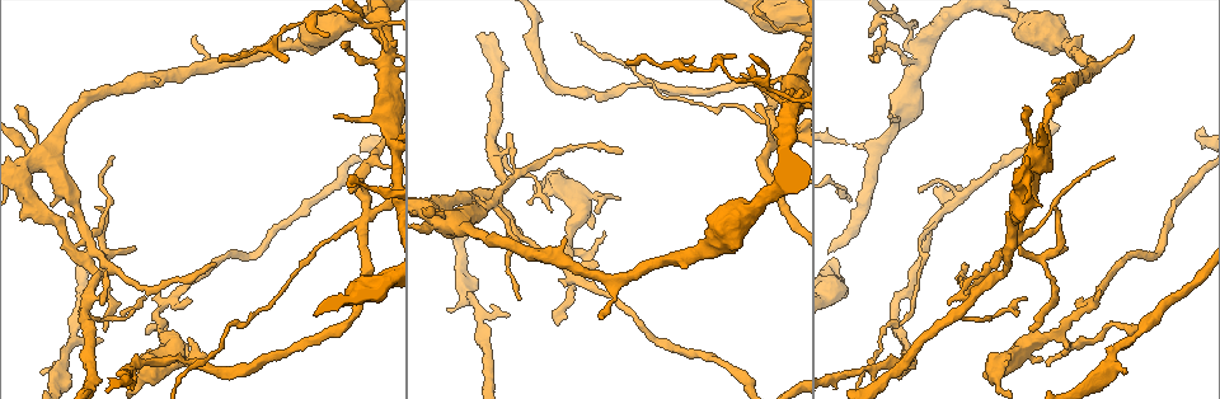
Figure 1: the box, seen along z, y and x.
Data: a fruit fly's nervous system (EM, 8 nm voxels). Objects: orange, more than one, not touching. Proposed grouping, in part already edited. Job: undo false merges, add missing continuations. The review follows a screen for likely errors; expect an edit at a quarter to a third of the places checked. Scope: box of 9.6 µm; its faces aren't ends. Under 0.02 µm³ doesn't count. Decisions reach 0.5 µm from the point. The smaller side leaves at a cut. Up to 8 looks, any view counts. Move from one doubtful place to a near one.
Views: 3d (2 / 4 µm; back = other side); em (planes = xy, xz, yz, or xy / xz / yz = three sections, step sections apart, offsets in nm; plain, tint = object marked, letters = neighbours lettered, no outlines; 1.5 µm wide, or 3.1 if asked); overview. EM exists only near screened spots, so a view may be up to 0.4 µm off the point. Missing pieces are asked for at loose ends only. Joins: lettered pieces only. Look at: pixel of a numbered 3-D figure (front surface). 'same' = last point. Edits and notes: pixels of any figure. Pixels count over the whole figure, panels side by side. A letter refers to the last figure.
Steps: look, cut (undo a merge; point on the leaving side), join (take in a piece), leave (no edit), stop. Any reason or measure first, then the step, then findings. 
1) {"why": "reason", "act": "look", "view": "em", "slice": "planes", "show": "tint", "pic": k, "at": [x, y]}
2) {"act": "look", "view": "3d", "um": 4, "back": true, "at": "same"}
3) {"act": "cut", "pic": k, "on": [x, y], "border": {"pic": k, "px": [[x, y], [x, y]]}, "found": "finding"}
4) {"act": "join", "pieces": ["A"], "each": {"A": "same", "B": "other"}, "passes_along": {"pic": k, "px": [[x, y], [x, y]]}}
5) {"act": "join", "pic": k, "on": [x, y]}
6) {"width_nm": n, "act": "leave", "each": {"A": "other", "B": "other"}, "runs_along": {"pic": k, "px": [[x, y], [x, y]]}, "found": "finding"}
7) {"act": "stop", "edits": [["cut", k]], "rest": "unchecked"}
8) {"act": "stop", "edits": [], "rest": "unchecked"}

{"why": "long arm stops here", "act": "look", "view": "3d", "um": 2, "pic": 1, "at": [519, 298]}

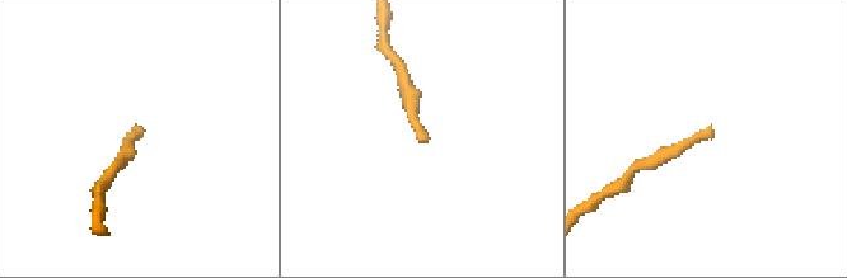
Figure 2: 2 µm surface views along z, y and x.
{"act": "look", "view": "em", "slice": "planes", "show": "letters", "pic": 2, "at": [137, 131]}

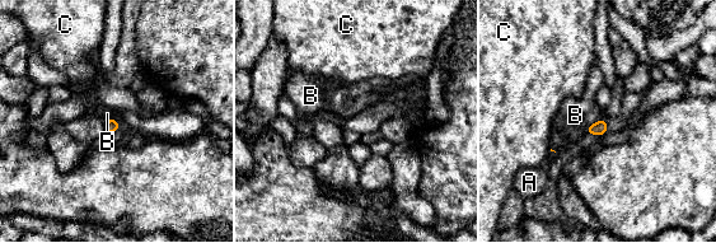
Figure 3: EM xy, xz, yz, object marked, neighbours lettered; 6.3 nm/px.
{"act": "leave", "each": {"A": "other", "B": "other", "C": "other"}, "border": {"pic": 3, "px": [[603, 116], [590, 124], [584, 132]]}, "found": "no lettered piece goes on from it"}

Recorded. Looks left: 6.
{"why": "branch stops here", "act": "look", "view": "3d", "um": 4, "pic": 1, "at": [619, 151]}

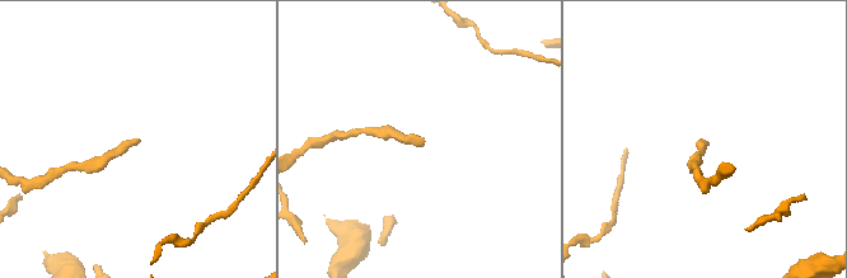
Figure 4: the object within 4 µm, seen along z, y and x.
{"why": "now the EM", "act": "look", "view": "em", "slice": "xz", "step": 4, "show": "tint", "pic": 4, "at": [421, 144]}

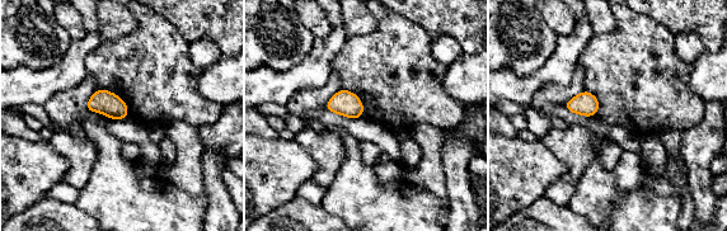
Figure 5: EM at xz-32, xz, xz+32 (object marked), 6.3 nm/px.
{"act": "look", "view": "em", "slice": "planes", "show": "letters", "at": "same"}

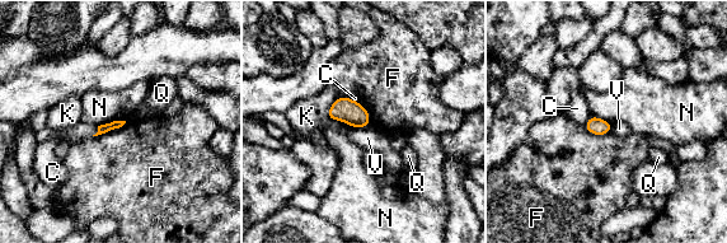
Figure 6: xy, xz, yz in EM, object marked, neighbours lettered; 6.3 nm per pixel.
{"longest_contact_nm": ["F", 240], "act": "leave", "each": {"C": "other", "F": "other", "K": "other", "N": "other", "Q": "other", "V": "other"}, "border": {"pic": 6, "px": [[126, 121], [109, 121], [98, 126]]}, "found": "no lettered piece goes on from it"}

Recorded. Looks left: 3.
{"why": "thin end", "act": "look", "view": "3d", "um": 2, "pic": 1, "at": [106, 330]}

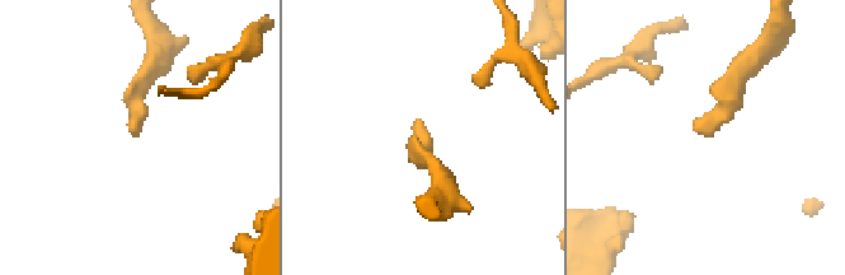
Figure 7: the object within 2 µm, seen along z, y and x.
{"act": "look", "view": "em", "slice": "planes", "show": "plain", "pic": 7, "at": [417, 122]}

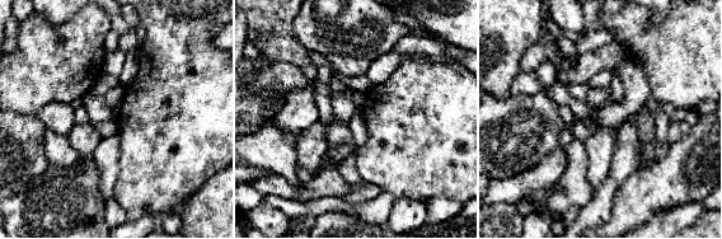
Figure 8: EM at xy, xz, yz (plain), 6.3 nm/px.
{"act": "look", "view": "em", "slice": "planes", "show": "letters", "at": "same"}

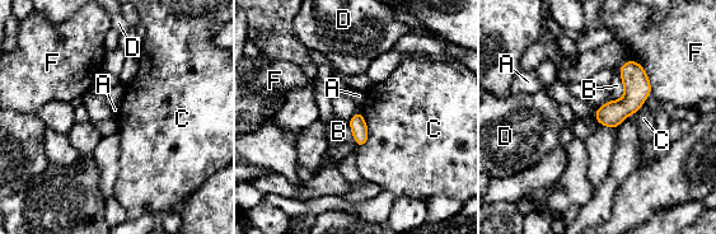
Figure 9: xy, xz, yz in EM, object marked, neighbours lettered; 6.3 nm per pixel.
{"act": "leave", "each": {"A": "other", "B": "other", "C": "other", "D": "other", "F": "other"}, "runs_along": {"pic": 9, "px": [[631, 62], [631, 96], [604, 122]]}, "found": "no lettered piece goes on from it"}

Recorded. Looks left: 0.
{"act": "stop", "edits": [], "rest": "unchecked"}

